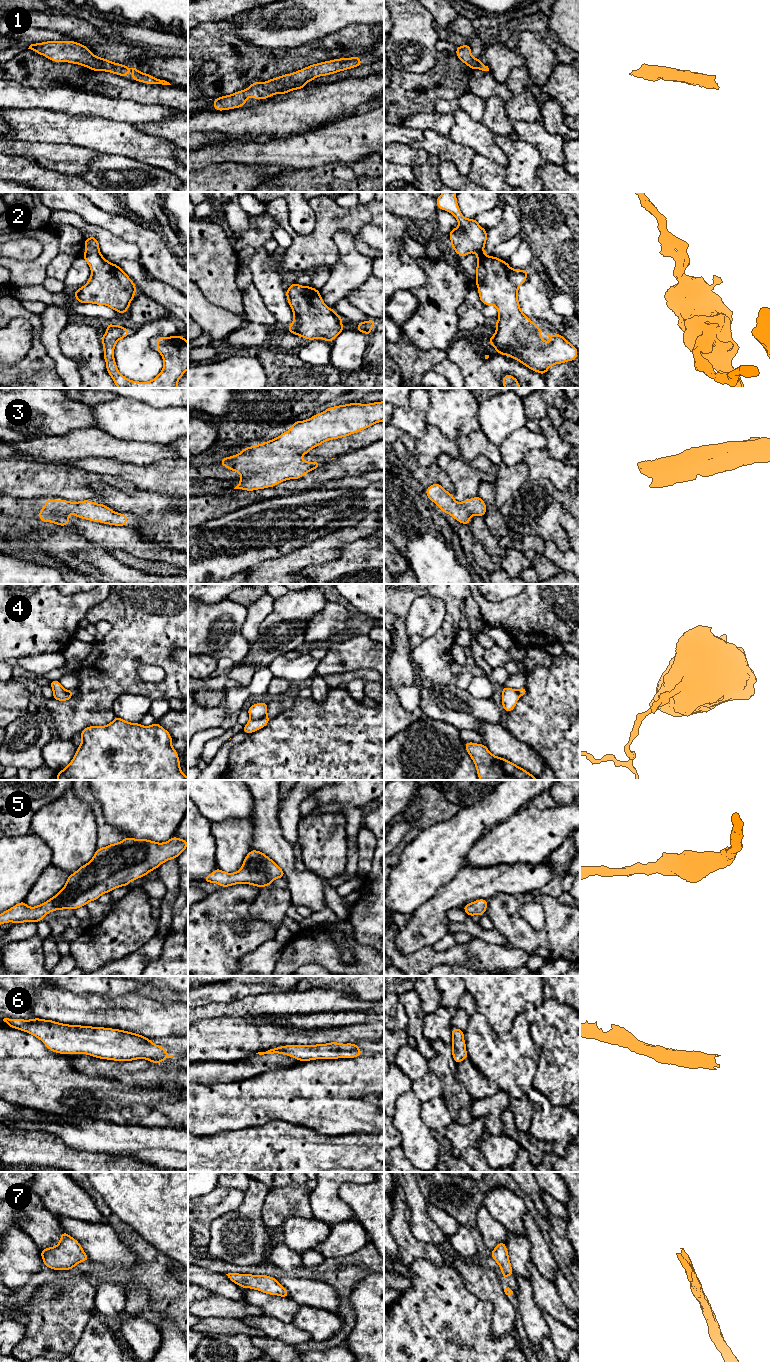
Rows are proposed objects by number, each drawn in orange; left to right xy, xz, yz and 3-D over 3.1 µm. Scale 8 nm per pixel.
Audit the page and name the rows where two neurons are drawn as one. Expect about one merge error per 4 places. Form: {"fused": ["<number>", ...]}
{"fused": ["4"]}

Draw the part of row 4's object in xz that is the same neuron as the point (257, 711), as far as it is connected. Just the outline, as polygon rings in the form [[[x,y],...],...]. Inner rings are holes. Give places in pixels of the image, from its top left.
[[[267,702],[256,703],[248,708],[250,720],[258,720],[267,716]]]

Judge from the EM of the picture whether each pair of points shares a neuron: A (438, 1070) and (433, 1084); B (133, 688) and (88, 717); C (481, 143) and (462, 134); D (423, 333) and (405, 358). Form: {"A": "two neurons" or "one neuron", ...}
{"A": "two neurons", "B": "one neuron", "C": "one neuron", "D": "two neurons"}

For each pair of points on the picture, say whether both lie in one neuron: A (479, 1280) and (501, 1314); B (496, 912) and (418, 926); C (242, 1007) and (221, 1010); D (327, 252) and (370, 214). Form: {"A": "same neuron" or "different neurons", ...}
{"A": "same neuron", "B": "different neurons", "C": "same neuron", "D": "same neuron"}

